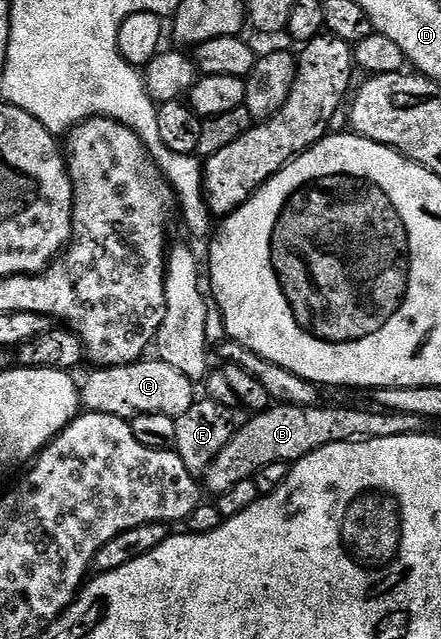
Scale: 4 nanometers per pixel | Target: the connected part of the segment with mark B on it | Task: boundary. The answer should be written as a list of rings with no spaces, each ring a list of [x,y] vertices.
[[[274,404],[269,410],[255,413],[251,417],[254,418],[251,422],[243,421],[238,427],[238,433],[228,444],[228,448],[224,448],[224,452],[206,471],[204,475],[205,489],[207,486],[214,496],[227,494],[244,480],[255,479],[269,465],[281,462],[301,463],[303,458],[328,444],[367,442],[388,436],[420,434],[424,430],[424,420],[415,414],[395,414],[381,408],[357,410],[354,406],[326,405],[288,406]]]

